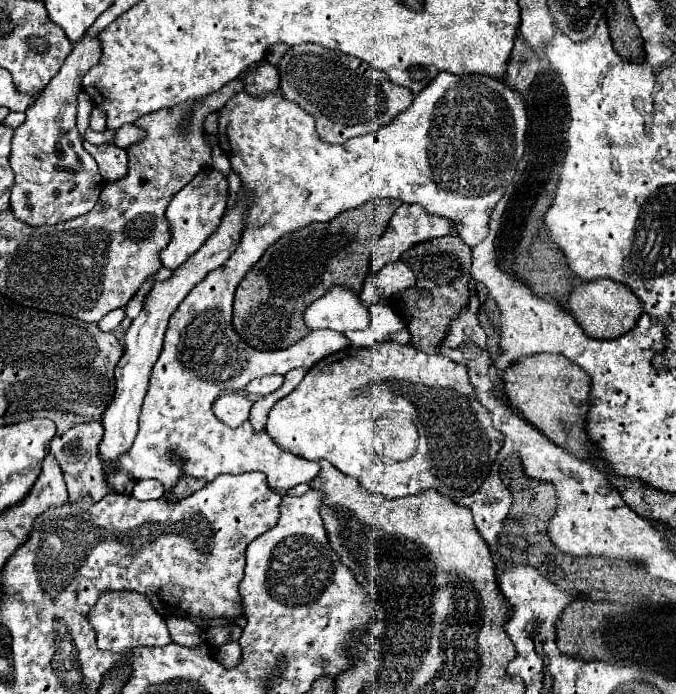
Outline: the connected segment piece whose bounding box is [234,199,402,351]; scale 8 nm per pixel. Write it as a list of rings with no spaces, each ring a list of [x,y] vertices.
[[[372,199],[366,205],[340,213],[328,223],[312,223],[308,227],[302,227],[298,231],[292,231],[280,237],[274,245],[270,245],[260,257],[260,261],[246,273],[246,277],[240,281],[236,289],[234,329],[240,333],[240,337],[248,341],[252,347],[262,349],[262,351],[276,351],[280,347],[284,349],[284,347],[294,345],[298,339],[306,337],[310,333],[310,329],[304,325],[304,319],[302,319],[306,305],[322,297],[332,285],[352,287],[354,291],[360,291],[364,287],[364,281],[370,271],[372,245],[382,237],[384,229],[388,227],[390,217],[400,205],[402,205],[400,201],[392,201],[392,199]]]

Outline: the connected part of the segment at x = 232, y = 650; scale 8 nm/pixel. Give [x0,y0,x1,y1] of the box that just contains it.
[216,641,240,667]

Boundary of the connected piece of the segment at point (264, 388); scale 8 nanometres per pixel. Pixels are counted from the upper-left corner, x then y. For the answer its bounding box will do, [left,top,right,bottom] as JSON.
[244,375,284,397]

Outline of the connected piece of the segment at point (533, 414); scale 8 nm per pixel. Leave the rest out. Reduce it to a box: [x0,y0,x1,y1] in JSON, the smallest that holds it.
[502,353,592,457]

